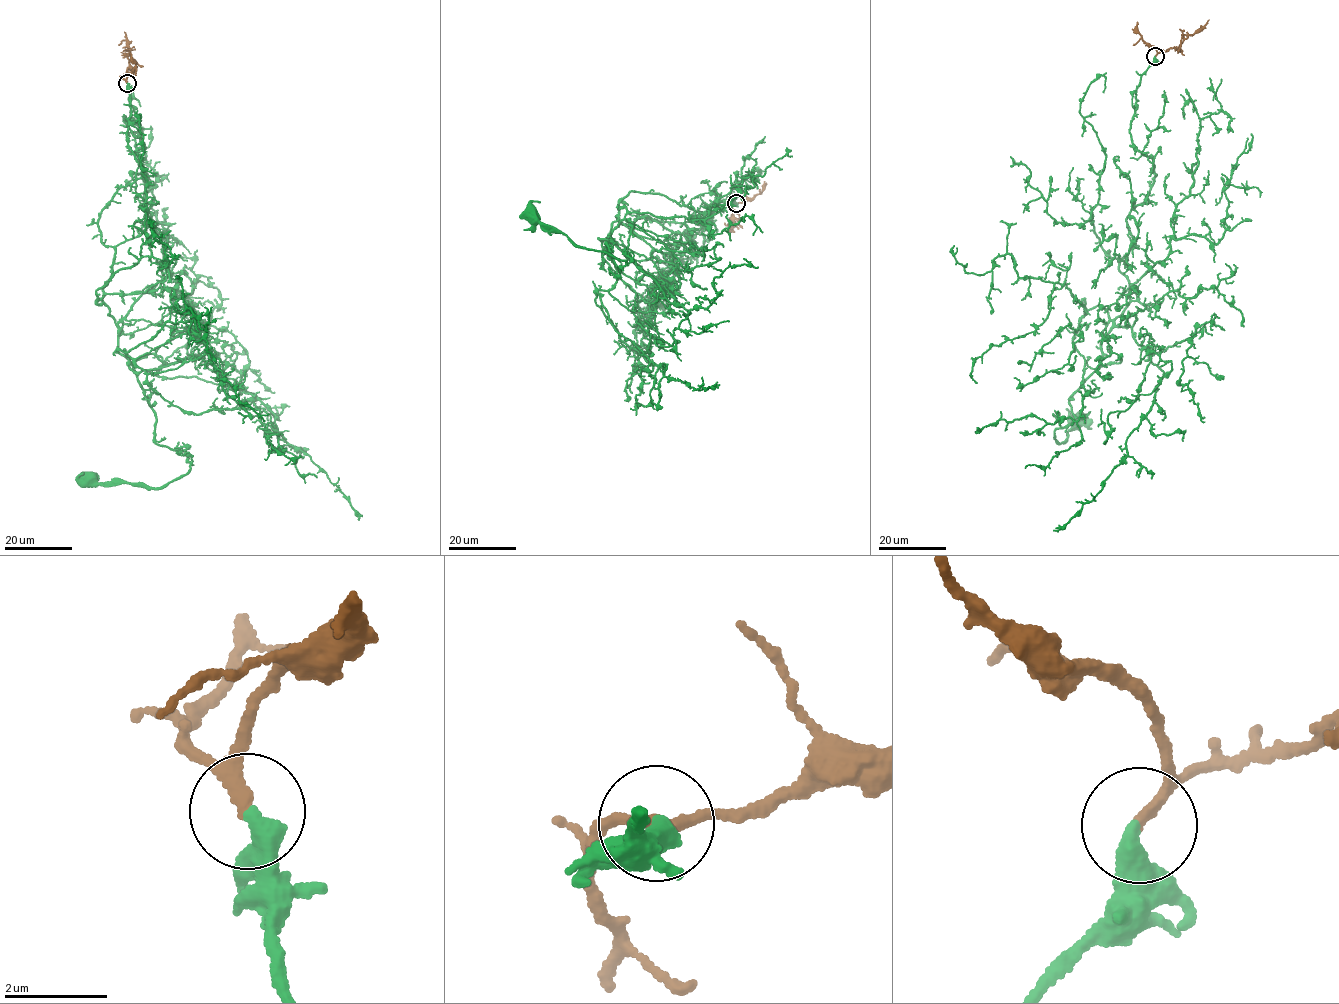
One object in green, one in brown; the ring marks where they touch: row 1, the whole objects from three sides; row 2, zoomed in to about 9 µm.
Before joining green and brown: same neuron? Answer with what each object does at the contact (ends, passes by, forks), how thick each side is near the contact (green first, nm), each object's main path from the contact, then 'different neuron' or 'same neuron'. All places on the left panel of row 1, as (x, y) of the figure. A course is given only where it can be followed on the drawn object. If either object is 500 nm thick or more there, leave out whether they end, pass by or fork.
green ends; brown passes by; calibres 420 and 170 nm; course green (127, 82), (143, 174), (98, 223), (115, 253), (103, 303), (156, 442), (190, 468), (155, 488), (85, 482); course brown (127, 82), (123, 77), (129, 67), (130, 50), (126, 39), (118, 45); same neuron

